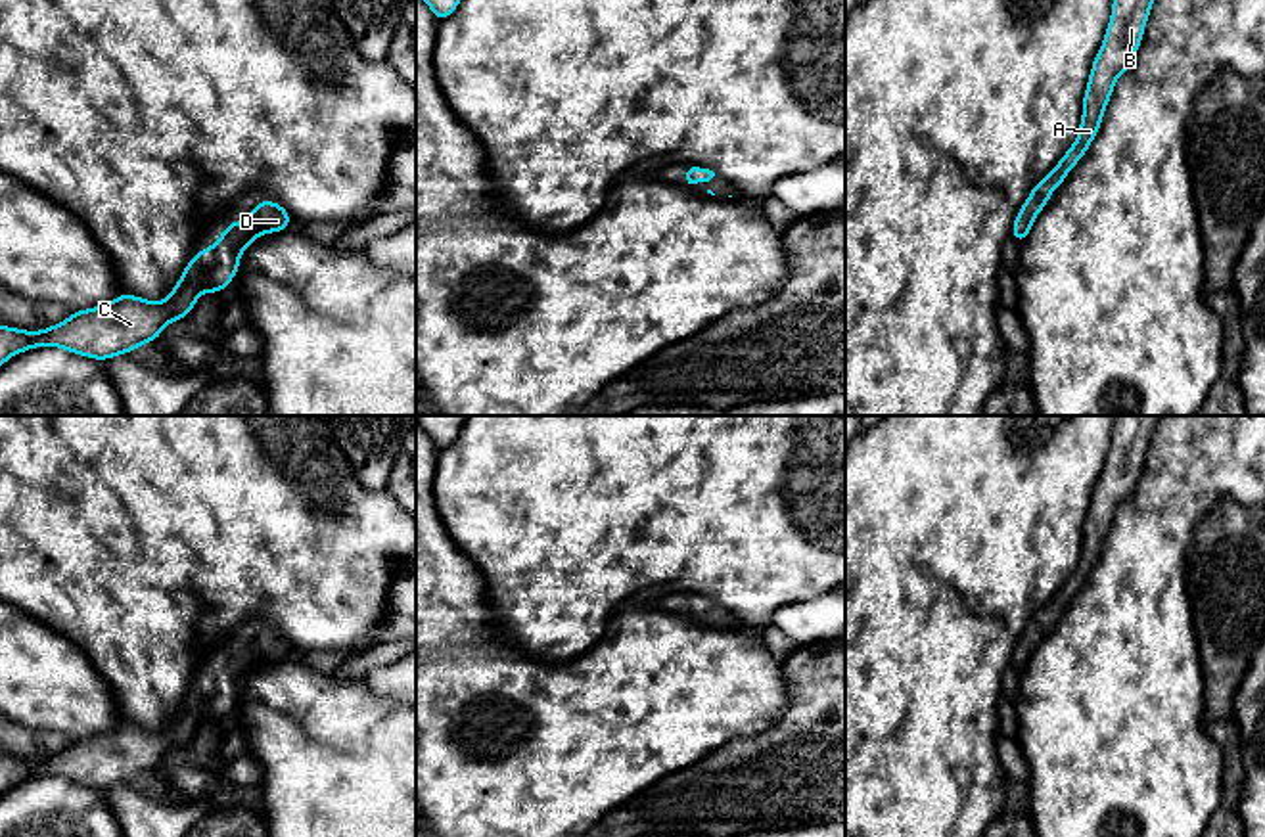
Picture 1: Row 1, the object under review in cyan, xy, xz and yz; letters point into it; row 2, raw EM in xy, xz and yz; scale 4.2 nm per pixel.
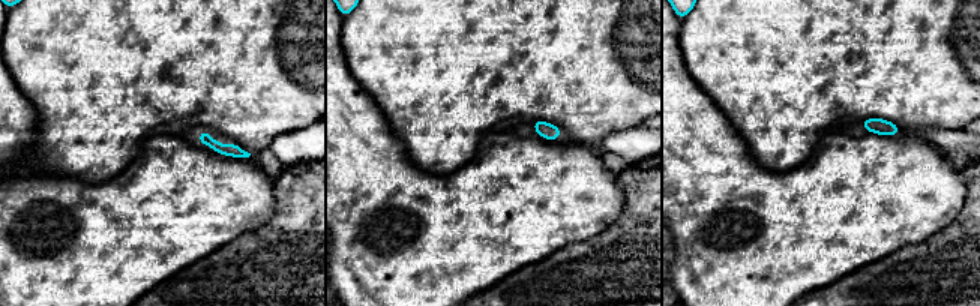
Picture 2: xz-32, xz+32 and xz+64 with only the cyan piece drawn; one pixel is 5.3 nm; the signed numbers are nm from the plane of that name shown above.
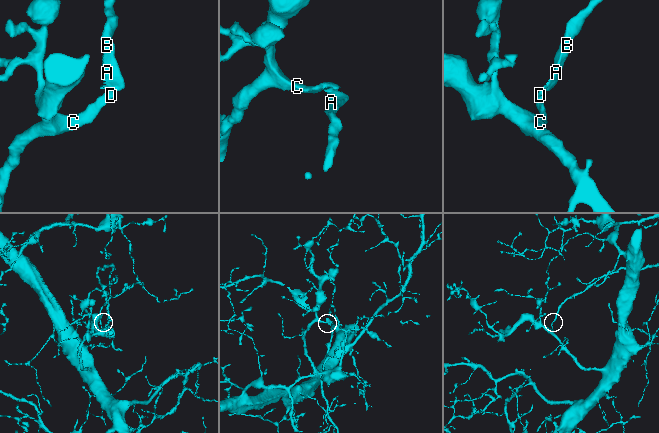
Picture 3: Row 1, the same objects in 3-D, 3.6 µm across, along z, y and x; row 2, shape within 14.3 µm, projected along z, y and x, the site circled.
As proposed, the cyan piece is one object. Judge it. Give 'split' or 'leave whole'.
leave whole

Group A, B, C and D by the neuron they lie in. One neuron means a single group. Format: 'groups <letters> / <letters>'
groups A B C D

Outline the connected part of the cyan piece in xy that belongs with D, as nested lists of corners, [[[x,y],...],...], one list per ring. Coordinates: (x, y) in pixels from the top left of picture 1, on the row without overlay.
[[[261,626],[247,647],[228,651],[211,676],[192,684],[163,732],[121,722],[107,734],[73,739],[67,749],[40,760],[0,755],[0,795],[34,776],[61,776],[67,781],[105,791],[153,772],[171,751],[190,745],[203,720],[217,724],[224,720],[236,707],[240,684],[249,672],[261,663],[282,661],[291,653],[289,642],[278,630],[266,632]]]

